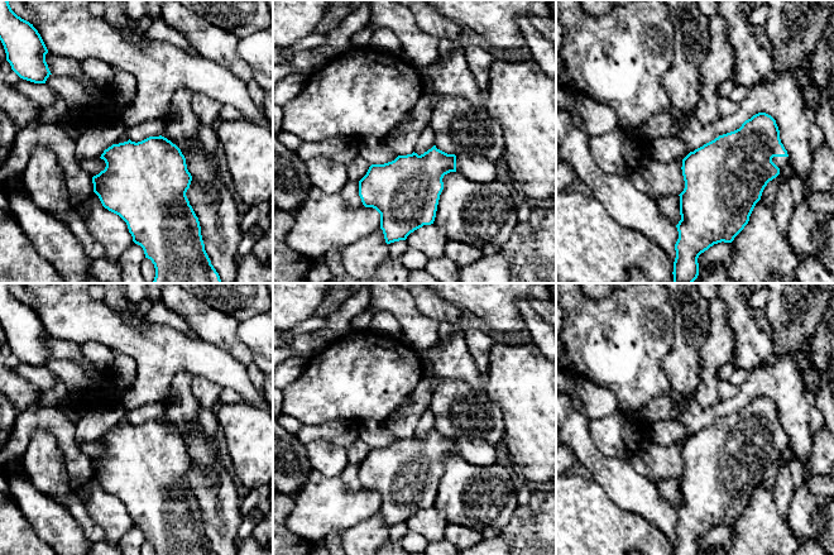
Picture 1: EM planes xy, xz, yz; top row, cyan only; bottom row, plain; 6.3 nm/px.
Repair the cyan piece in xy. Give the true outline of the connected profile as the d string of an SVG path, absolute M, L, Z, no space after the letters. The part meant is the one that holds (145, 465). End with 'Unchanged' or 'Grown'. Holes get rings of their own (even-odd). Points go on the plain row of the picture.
M167 421L112 427L100 440L106 450L92 460L94 475L102 489L128 508L155 555L216 555L205 534L201 509L186 479L192 459L181 432Z. Unchanged

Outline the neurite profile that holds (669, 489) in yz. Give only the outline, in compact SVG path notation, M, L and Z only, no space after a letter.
M668 478L668 479L653 482L653 484L661 498L663 498L674 508L679 507L679 504L681 503L679 478Z

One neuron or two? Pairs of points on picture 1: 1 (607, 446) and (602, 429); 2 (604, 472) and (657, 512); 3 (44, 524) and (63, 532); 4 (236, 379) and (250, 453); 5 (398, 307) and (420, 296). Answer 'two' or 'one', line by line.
1: one
2: one
3: one
4: two
5: two

